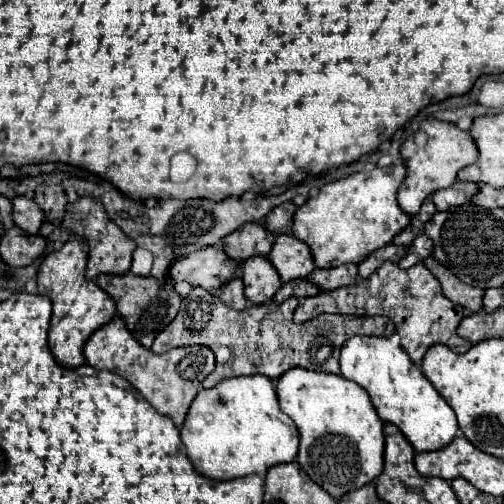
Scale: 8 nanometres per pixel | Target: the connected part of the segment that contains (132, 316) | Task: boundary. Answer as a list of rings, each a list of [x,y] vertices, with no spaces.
[[[123,274],[123,276],[99,276],[95,280],[113,300],[117,306],[117,314],[123,318],[123,322],[127,324],[127,330],[131,332],[131,336],[145,348],[151,348],[153,340],[157,338],[157,334],[167,328],[167,324],[177,316],[179,312],[179,304],[181,298],[179,294],[171,288],[165,290],[155,278],[147,276],[135,276],[135,274]]]

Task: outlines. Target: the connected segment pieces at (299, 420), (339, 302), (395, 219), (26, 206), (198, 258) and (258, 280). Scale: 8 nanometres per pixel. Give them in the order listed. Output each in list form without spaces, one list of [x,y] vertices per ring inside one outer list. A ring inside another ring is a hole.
[[[293,368],[277,380],[275,390],[281,410],[299,430],[299,466],[335,500],[383,472],[383,422],[359,384],[337,374]]]
[[[393,262],[381,264],[369,278],[357,280],[355,286],[339,288],[331,294],[319,294],[303,298],[295,310],[295,322],[303,324],[317,318],[319,314],[351,314],[351,316],[387,316],[395,324],[395,330],[401,338],[401,348],[407,352],[411,362],[419,366],[427,348],[435,344],[445,344],[453,352],[467,352],[471,344],[457,336],[457,326],[463,318],[463,308],[451,304],[441,292],[439,280],[431,276],[425,264],[415,264],[415,268],[401,270]]]
[[[399,164],[389,168],[373,168],[369,176],[357,172],[343,180],[325,184],[315,198],[309,198],[301,208],[297,208],[293,216],[291,234],[311,248],[317,268],[333,268],[349,262],[359,264],[377,248],[391,244],[391,240],[409,224],[409,216],[397,208],[397,198],[395,198],[397,188],[403,184],[403,180],[405,180],[405,166]]]
[[[17,196],[13,200],[13,220],[23,232],[35,236],[43,224],[43,218],[45,218],[45,214],[37,208],[37,204],[33,200],[29,200],[25,196]]]
[[[201,248],[199,252],[191,252],[191,256],[179,258],[171,266],[169,276],[173,284],[189,282],[215,296],[217,290],[233,278],[235,270],[237,264],[227,262],[227,254],[221,248]]]
[[[263,256],[245,260],[243,282],[245,282],[245,296],[251,304],[265,304],[273,300],[275,292],[283,284],[275,268],[271,268],[271,262]]]

